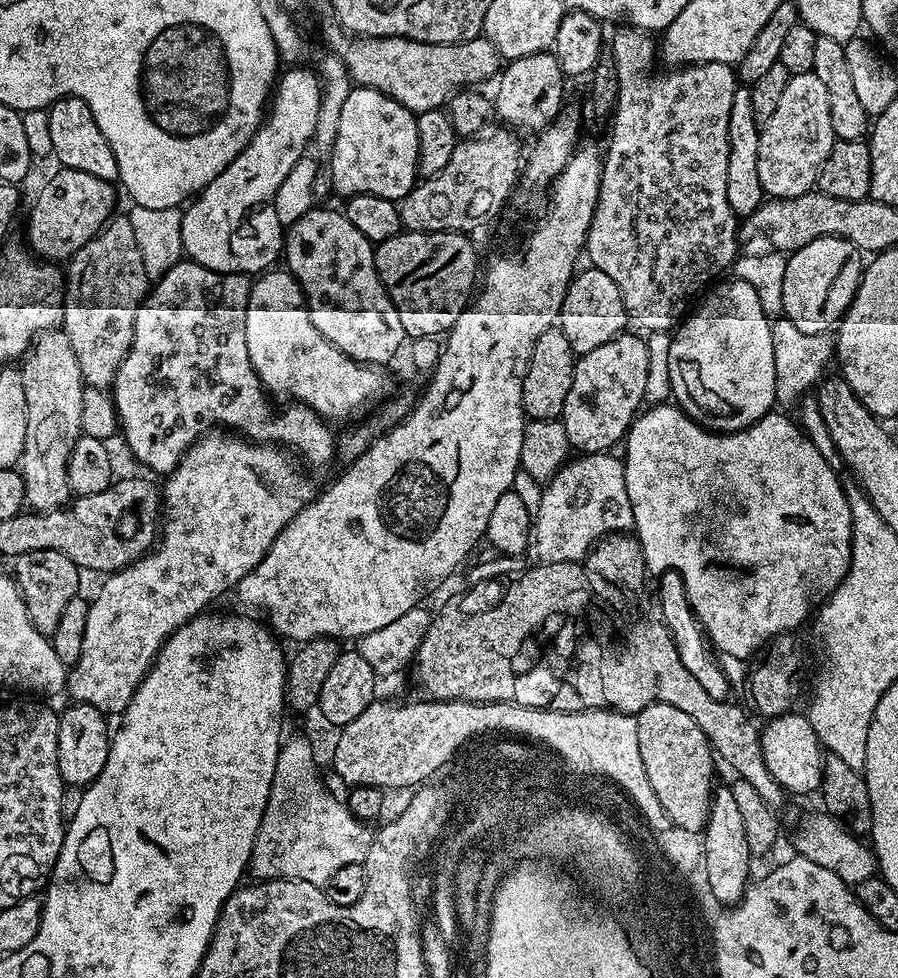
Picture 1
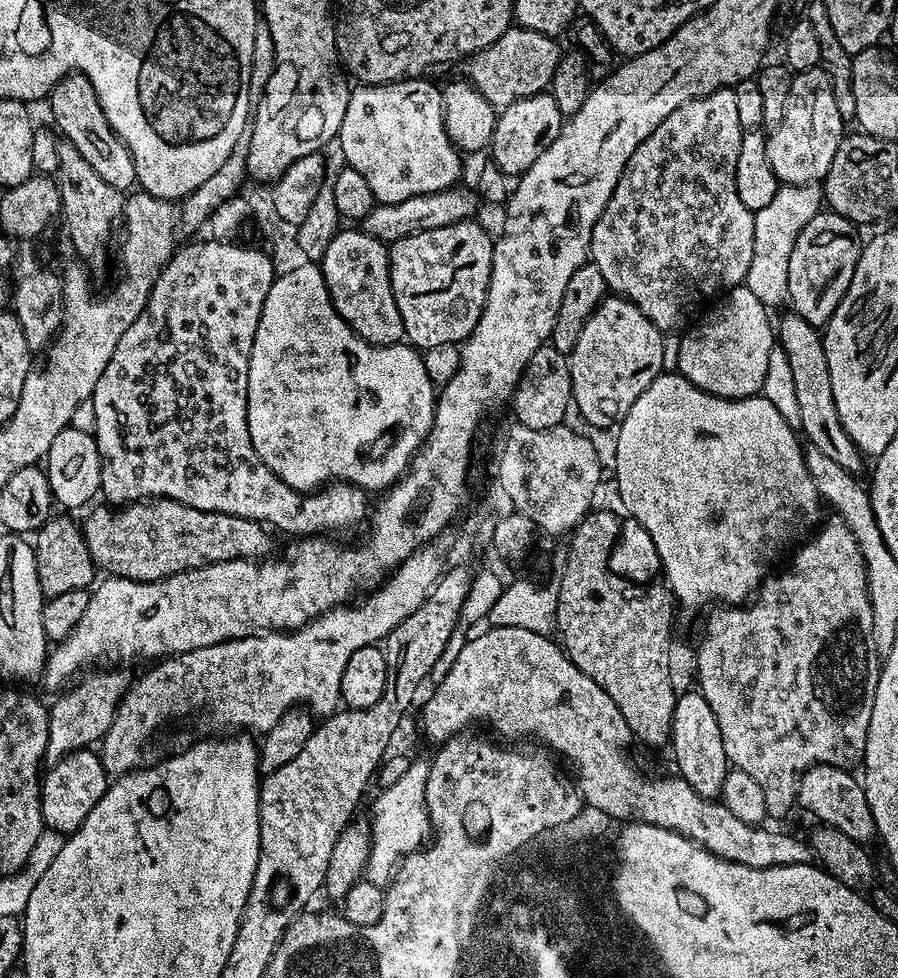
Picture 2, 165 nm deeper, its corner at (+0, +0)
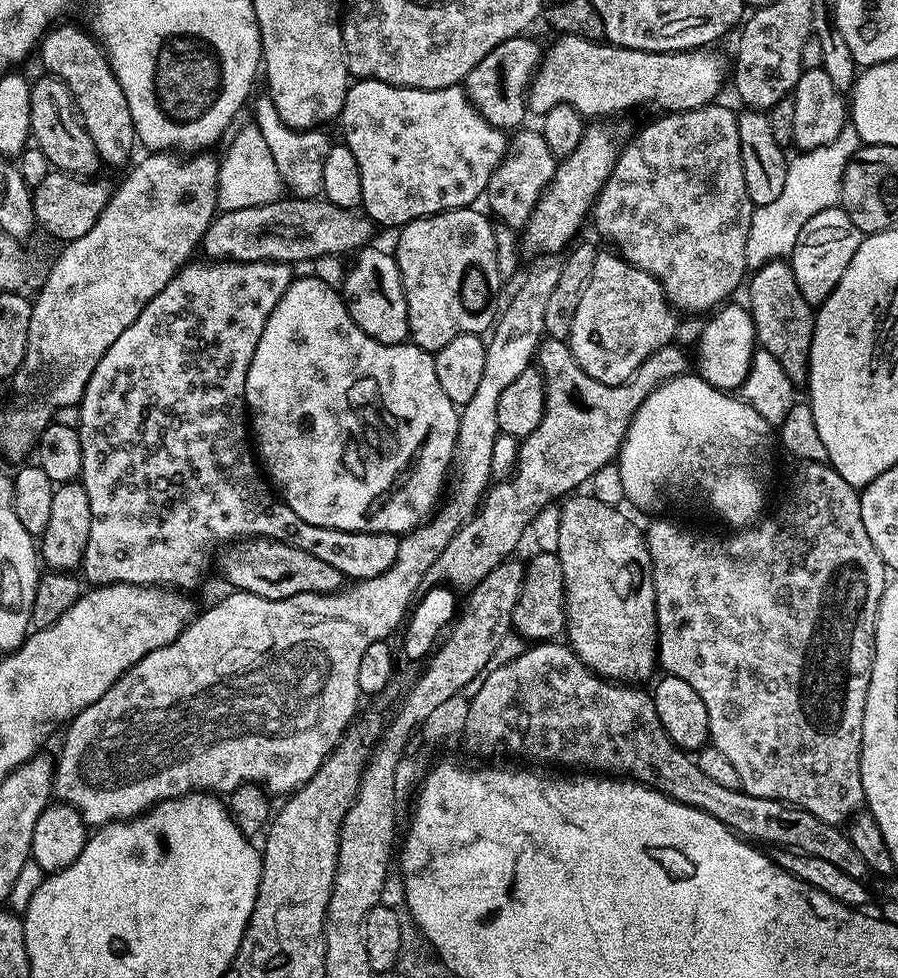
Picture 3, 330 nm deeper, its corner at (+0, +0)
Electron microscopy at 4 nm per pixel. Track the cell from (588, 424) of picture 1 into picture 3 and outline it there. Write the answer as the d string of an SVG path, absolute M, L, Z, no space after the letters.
M597 251L594 274L590 274L586 290L582 290L578 311L574 314L574 326L570 326L566 343L572 349L578 366L582 366L590 378L603 384L621 384L632 377L634 370L638 370L638 366L642 366L642 362L646 362L654 350L673 343L678 316L653 276L646 274L646 270L638 270L638 266L615 251L607 251Z

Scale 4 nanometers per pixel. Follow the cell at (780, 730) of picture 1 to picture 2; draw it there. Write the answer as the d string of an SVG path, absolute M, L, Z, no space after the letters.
M815 764L807 768L800 777L800 786L796 789L799 807L804 807L812 816L817 816L821 825L842 830L842 834L854 838L854 842L865 846L877 839L874 814L870 810L870 802L864 793L864 785L859 779L852 777L851 771L835 768L829 764Z

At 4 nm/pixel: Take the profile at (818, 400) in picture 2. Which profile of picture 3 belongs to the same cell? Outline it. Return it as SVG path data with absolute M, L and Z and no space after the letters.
M783 259L763 264L753 271L747 288L746 302L754 322L757 345L778 359L778 366L786 370L793 386L807 385L808 359L816 317L813 305L808 304L806 298L802 298L802 290L798 290L791 263Z

